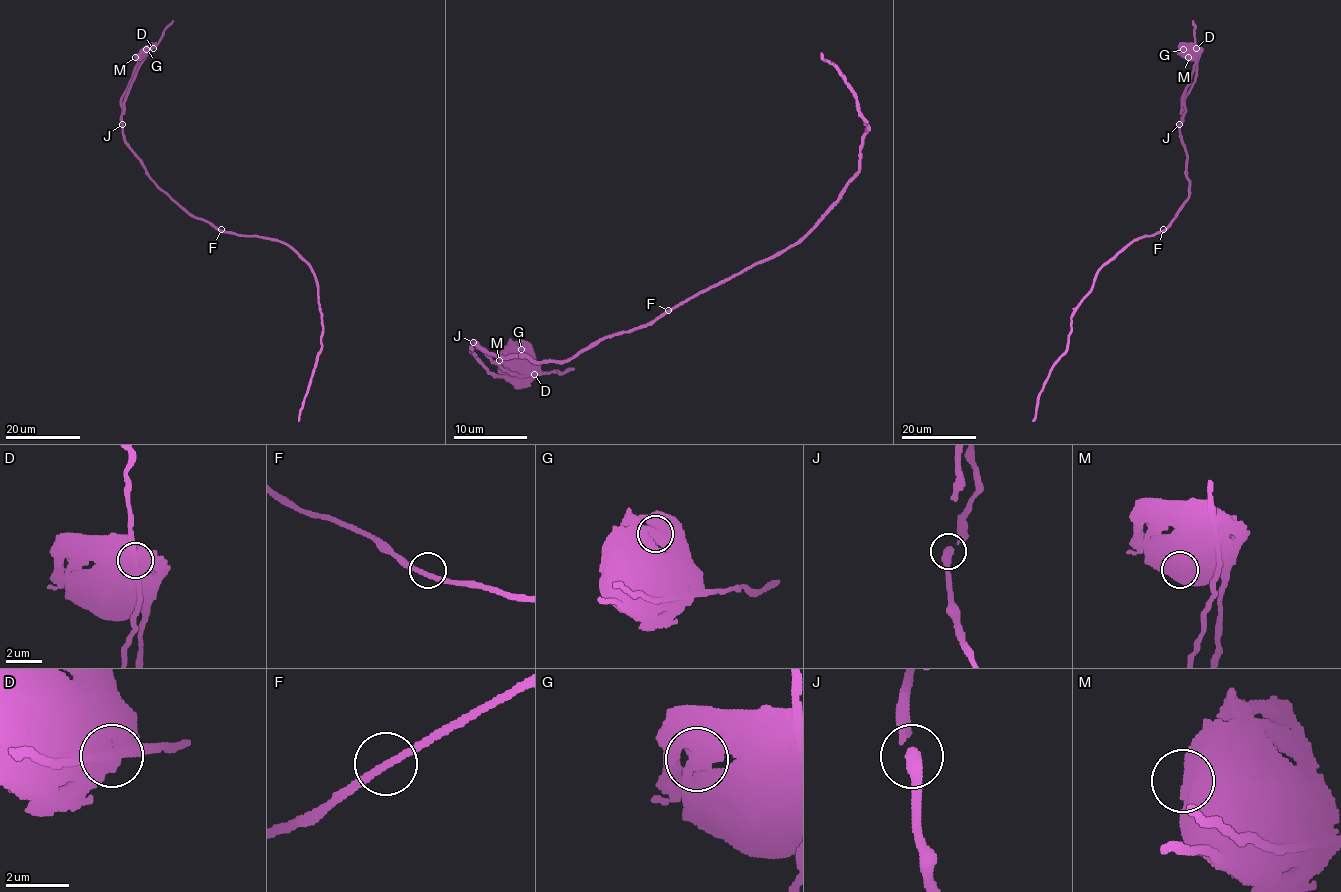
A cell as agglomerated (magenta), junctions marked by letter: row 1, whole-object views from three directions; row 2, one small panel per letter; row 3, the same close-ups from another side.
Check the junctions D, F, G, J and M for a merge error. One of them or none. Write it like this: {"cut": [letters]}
{"cut": ["D"]}

